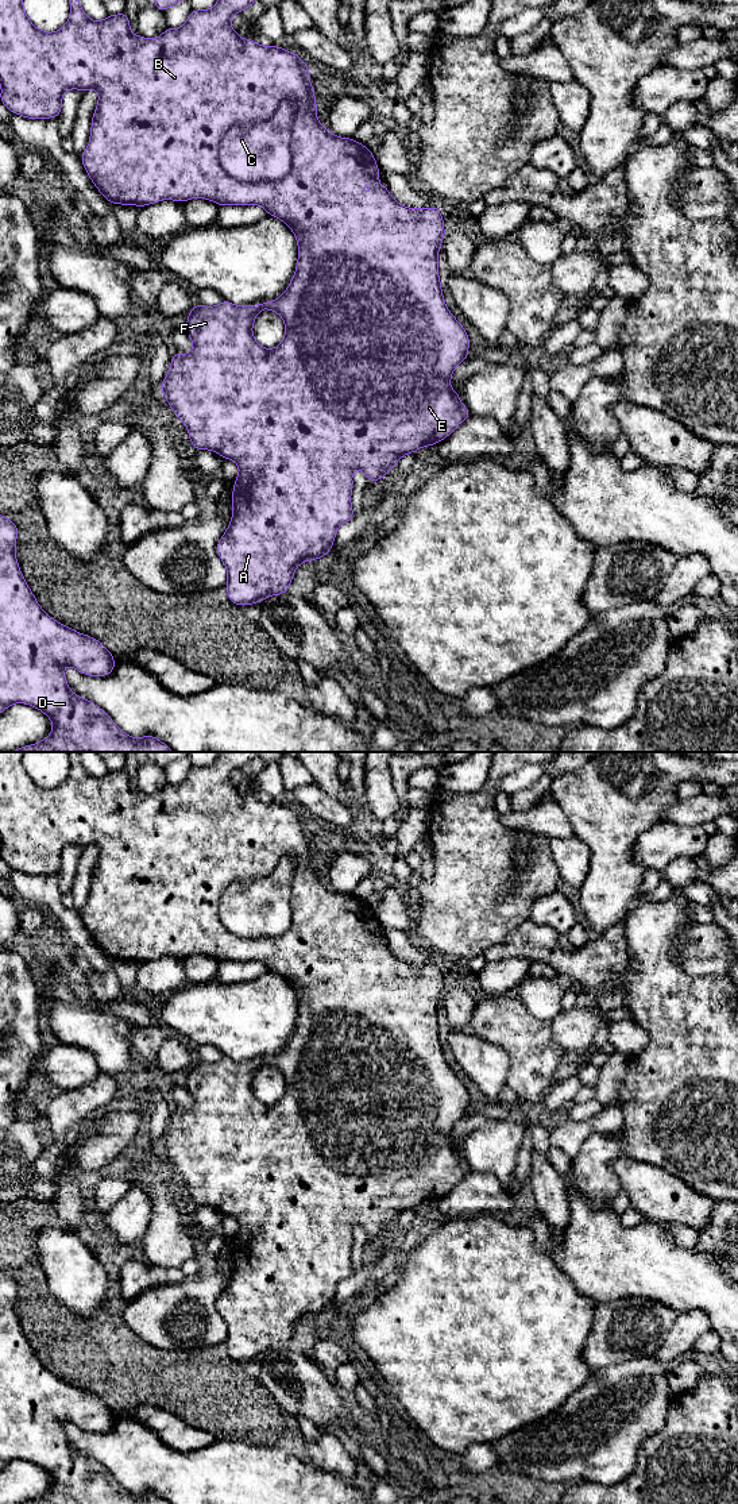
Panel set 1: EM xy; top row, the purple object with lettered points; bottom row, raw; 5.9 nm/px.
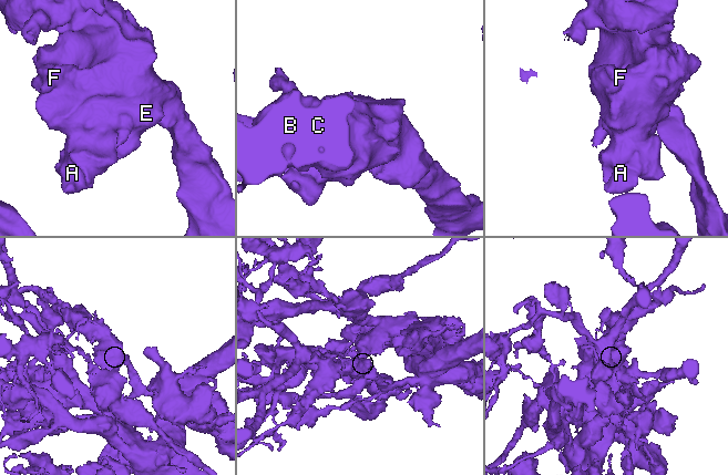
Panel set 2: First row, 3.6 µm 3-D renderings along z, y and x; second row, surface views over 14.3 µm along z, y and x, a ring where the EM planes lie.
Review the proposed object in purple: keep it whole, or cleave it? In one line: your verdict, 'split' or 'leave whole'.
split

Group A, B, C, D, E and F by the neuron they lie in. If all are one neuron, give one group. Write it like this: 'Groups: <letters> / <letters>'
Groups: A B D E F / C

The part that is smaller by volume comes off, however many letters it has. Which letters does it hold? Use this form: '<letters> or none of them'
C

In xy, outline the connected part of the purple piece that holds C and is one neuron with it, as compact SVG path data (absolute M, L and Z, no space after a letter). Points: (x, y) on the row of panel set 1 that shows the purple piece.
M283 101L266 120L232 127L219 146L219 162L244 182L279 181L291 170L295 103Z

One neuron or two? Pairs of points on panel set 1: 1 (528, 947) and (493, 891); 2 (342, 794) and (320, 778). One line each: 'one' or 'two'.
1: two
2: one

